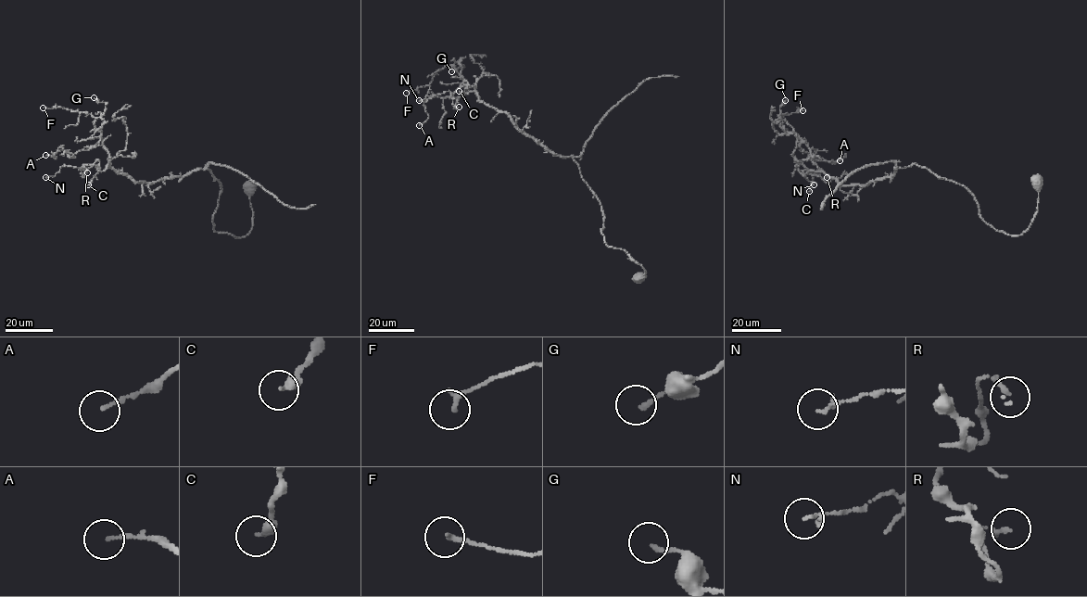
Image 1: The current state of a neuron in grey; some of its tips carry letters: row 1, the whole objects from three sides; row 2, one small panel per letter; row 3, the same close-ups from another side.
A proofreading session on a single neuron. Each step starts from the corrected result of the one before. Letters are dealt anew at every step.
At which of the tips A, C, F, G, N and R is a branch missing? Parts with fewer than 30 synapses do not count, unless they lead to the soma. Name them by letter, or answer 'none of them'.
none of them

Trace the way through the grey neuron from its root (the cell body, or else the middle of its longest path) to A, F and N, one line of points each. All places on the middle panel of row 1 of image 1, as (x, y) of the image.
A: (638, 279), (639, 264), (606, 244), (600, 201), (571, 157), (548, 151), (474, 91), (425, 95), (419, 125)
F: (638, 279), (639, 264), (606, 244), (600, 201), (571, 157), (548, 151), (483, 103), (455, 66), (406, 93)
N: (638, 279), (639, 264), (606, 244), (600, 201), (571, 157), (548, 151), (473, 85), (419, 100)

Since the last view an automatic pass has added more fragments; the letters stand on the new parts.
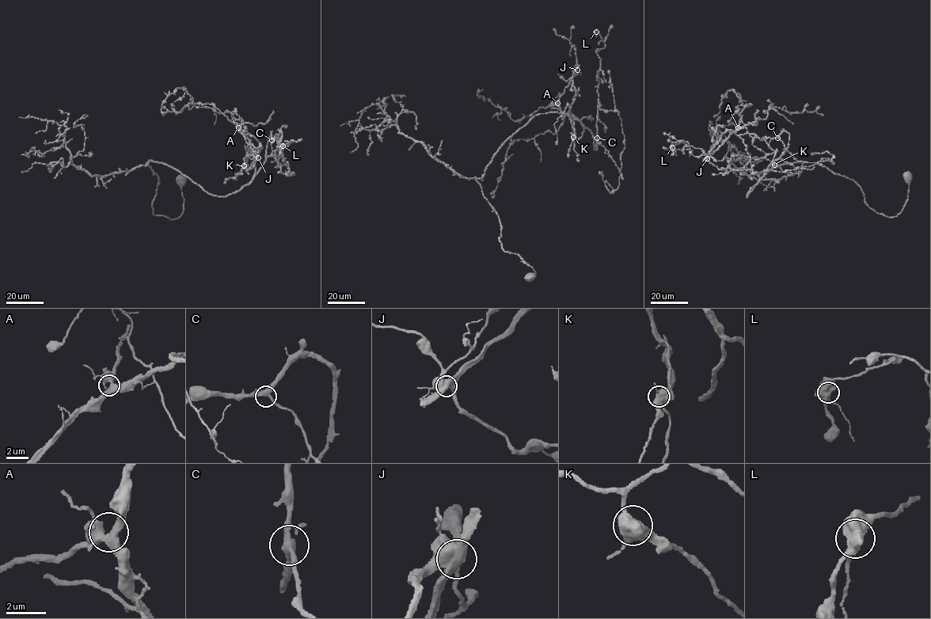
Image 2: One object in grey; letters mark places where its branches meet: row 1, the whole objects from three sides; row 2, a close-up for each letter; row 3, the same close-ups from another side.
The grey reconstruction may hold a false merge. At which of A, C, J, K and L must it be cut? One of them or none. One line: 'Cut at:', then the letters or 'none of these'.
Cut at: J

